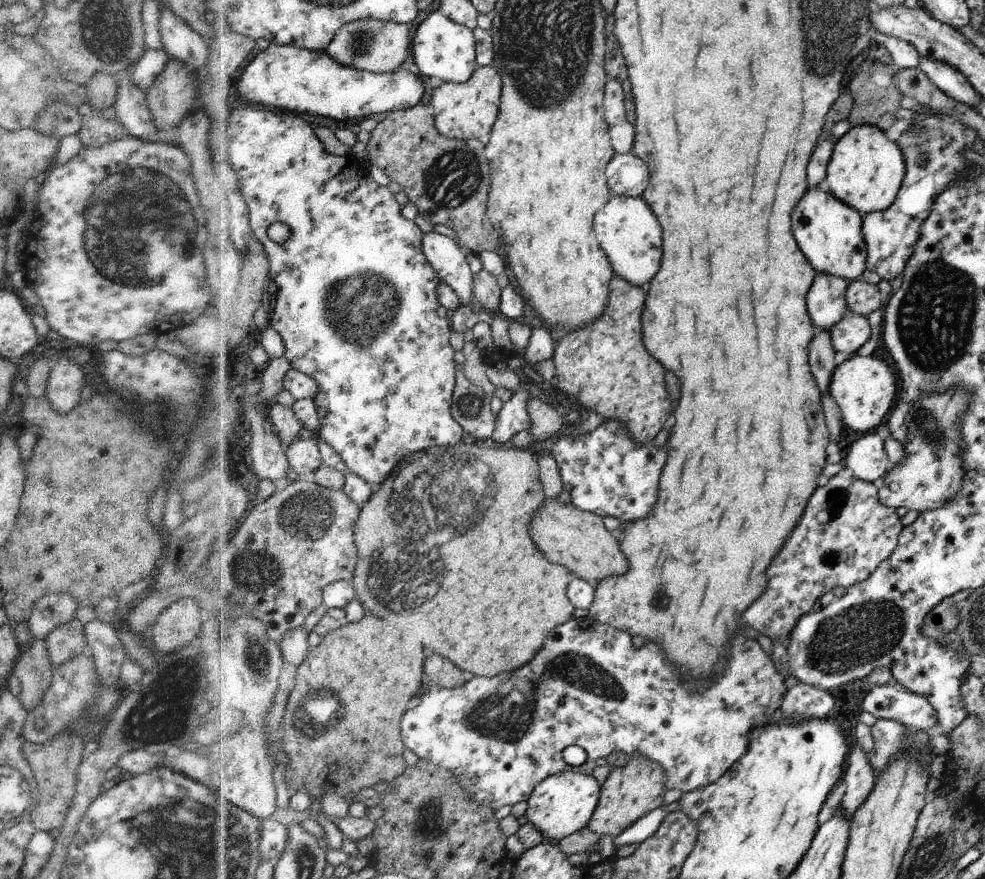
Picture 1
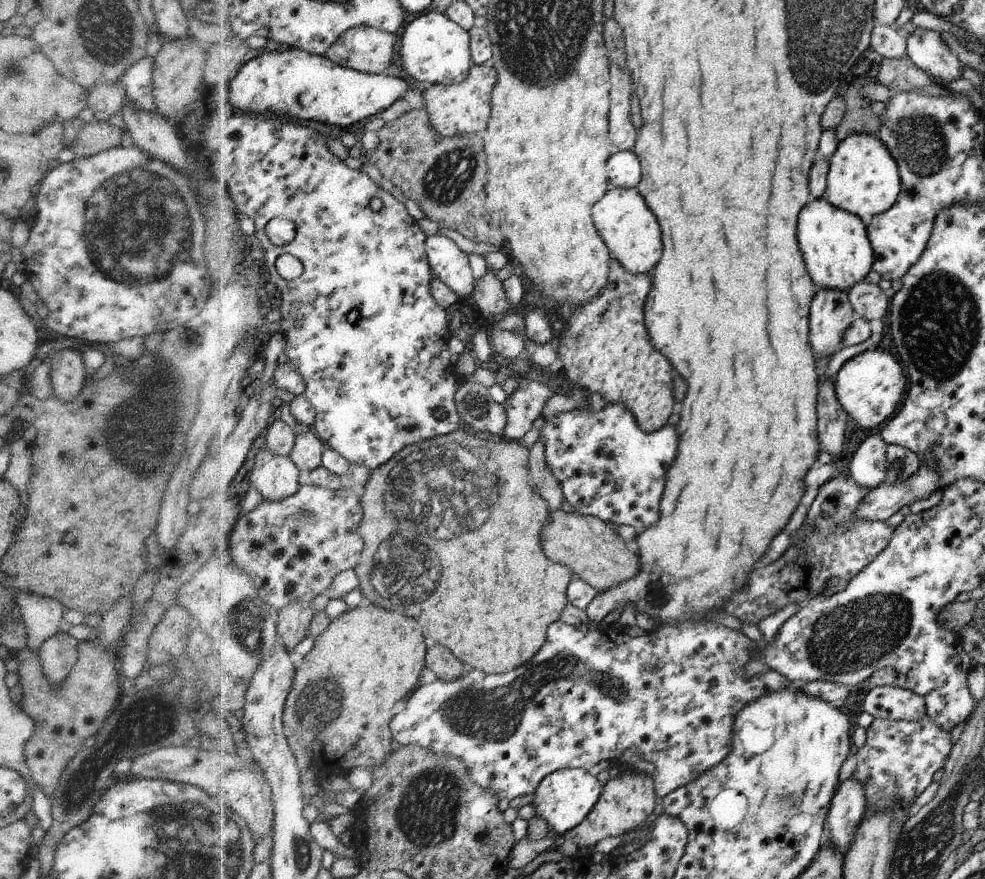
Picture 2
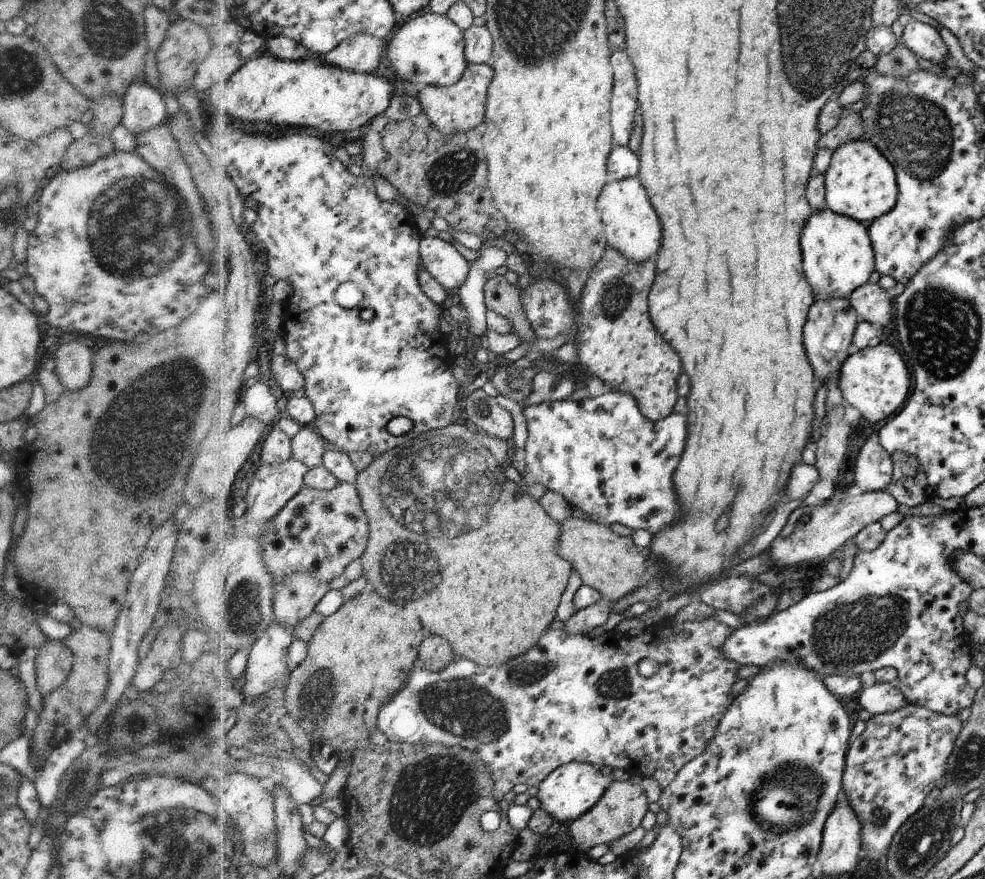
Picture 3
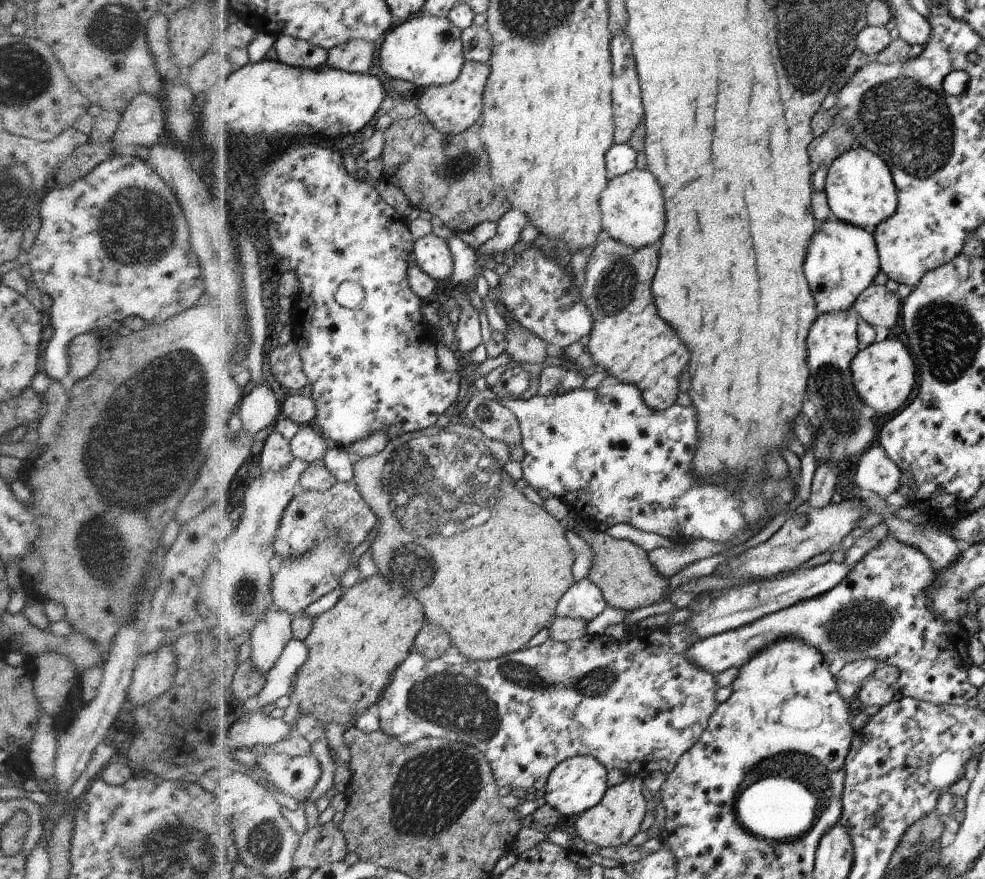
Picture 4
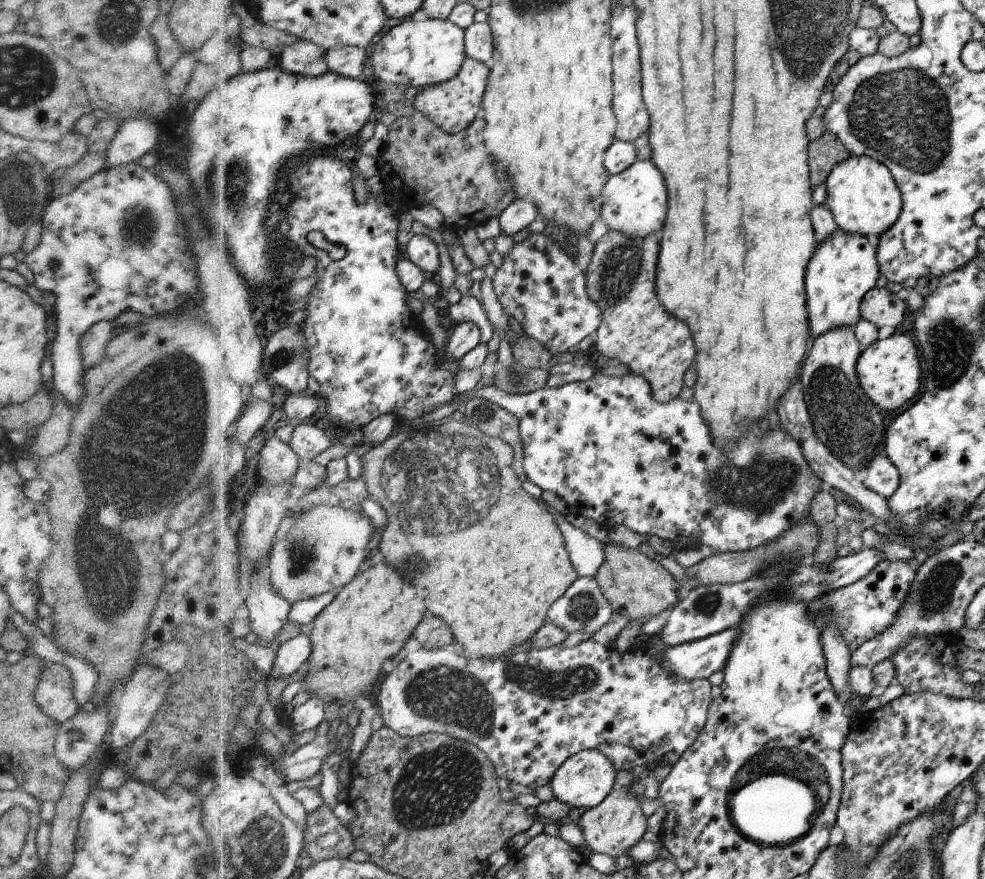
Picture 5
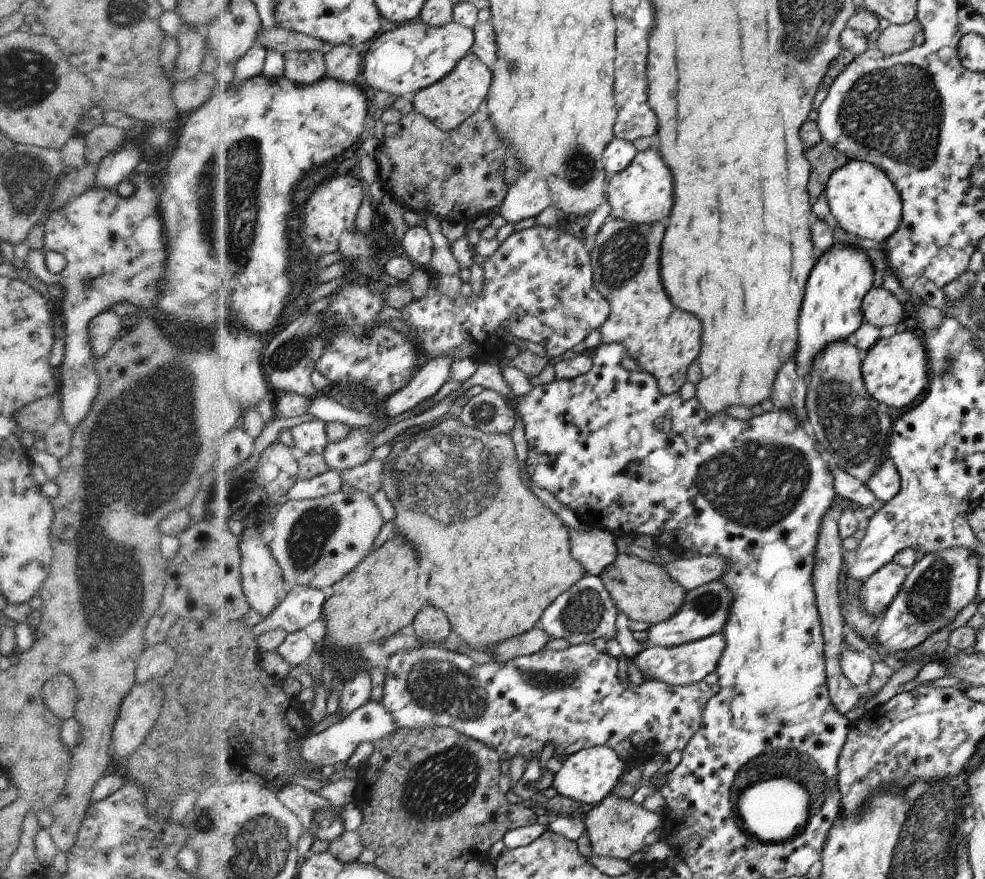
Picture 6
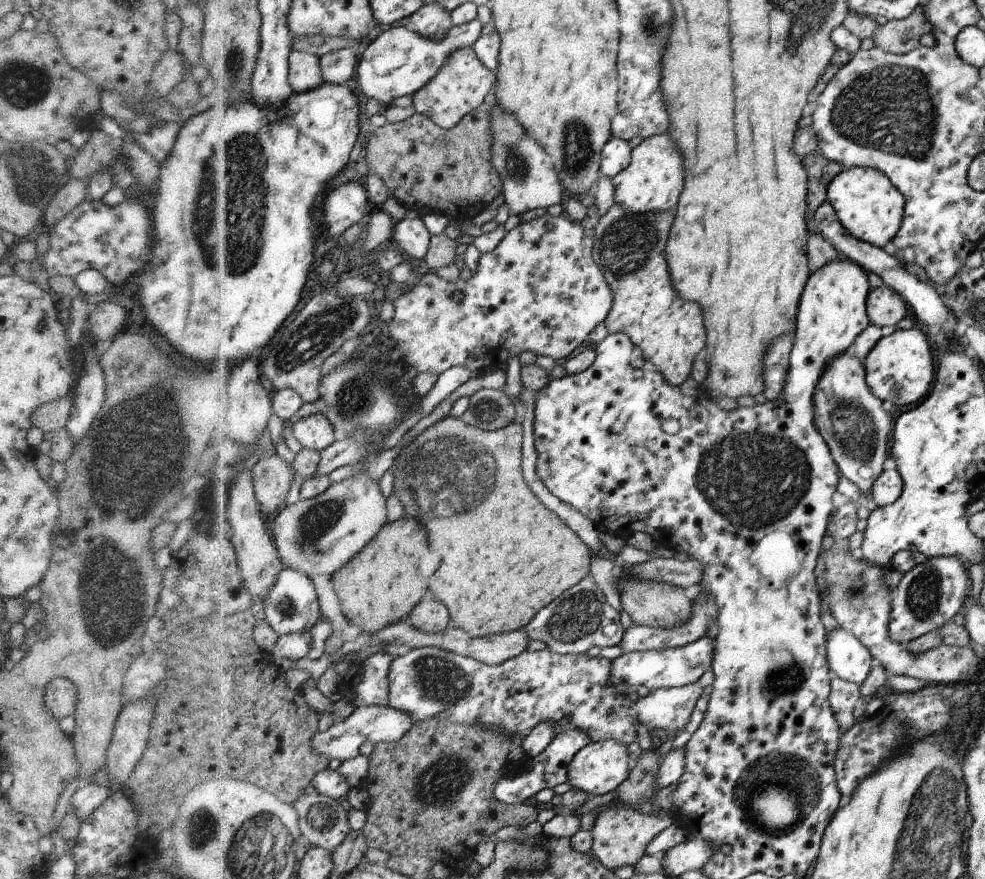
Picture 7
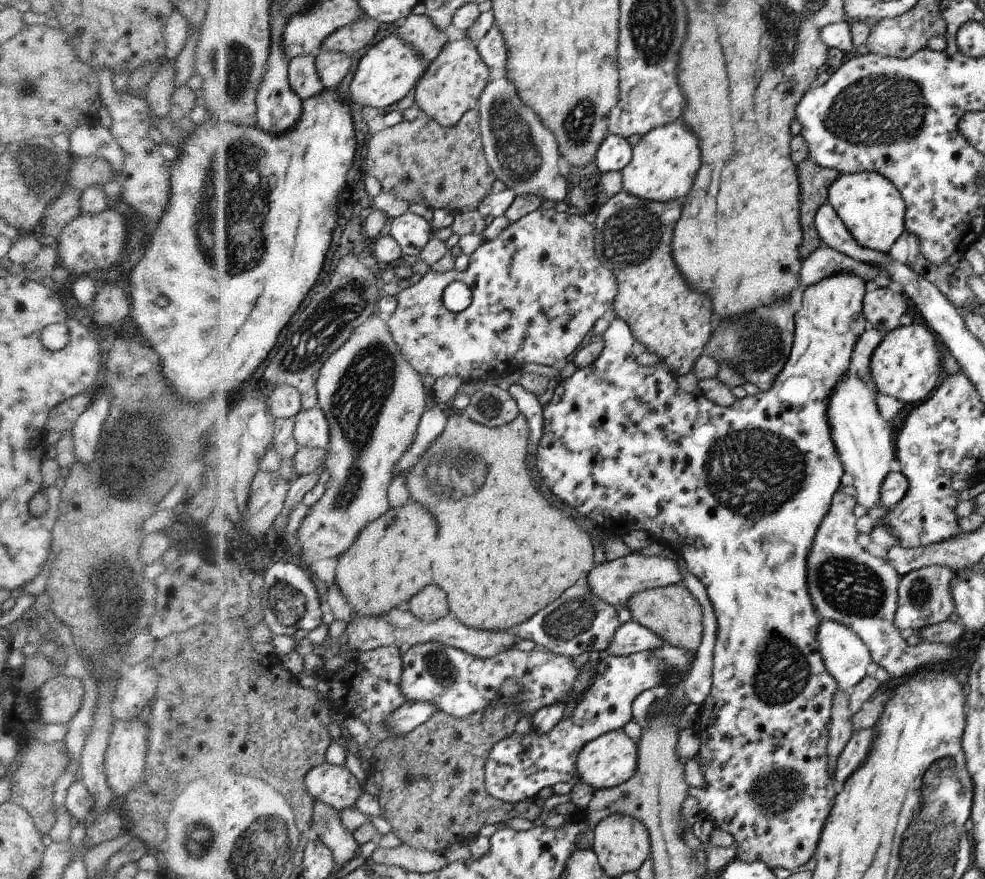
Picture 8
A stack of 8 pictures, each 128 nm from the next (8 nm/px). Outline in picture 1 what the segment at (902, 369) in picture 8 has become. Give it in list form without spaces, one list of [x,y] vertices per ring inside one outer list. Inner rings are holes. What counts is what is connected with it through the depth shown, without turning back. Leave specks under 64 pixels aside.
[[[855,354],[846,359],[835,370],[830,382],[830,396],[838,404],[844,426],[854,432],[869,433],[884,422],[884,416],[892,410],[896,396],[896,374],[884,360],[875,358],[874,354],[863,357]]]

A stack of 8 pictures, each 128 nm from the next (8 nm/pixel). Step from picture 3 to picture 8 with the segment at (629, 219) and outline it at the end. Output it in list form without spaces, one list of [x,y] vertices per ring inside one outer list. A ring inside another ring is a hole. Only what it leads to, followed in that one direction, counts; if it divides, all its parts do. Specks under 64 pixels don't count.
[[[680,120],[659,126],[642,137],[632,149],[630,162],[621,170],[622,190],[628,194],[651,200],[652,202],[670,202],[680,200],[690,192],[694,176],[700,168],[700,140],[696,134]]]

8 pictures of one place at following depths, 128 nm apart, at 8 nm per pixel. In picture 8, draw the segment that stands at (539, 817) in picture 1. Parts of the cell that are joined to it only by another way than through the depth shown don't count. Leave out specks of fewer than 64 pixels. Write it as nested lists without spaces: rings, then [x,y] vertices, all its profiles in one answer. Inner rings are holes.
[[[623,729],[601,734],[586,746],[578,756],[578,771],[584,784],[592,786],[595,791],[614,788],[628,782],[638,768],[638,745],[631,740]]]

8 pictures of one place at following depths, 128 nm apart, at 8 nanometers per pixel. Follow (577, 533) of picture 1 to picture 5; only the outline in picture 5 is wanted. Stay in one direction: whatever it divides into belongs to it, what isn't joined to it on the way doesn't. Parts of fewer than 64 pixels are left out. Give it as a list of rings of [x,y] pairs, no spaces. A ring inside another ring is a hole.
[[[606,544],[605,562],[597,571],[595,580],[600,586],[605,600],[611,604],[614,614],[622,614],[628,620],[639,621],[642,618],[650,619],[662,611],[678,603],[676,594],[676,580],[668,570],[664,570],[657,560],[650,560],[637,549],[630,549],[618,544]]]

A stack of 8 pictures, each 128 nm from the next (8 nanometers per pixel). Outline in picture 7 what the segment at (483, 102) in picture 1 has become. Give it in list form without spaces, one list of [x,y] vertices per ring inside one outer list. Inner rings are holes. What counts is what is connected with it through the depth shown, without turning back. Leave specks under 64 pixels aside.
[[[474,47],[459,50],[458,53],[452,54],[451,61],[444,66],[443,72],[414,95],[415,109],[418,113],[431,115],[445,129],[454,128],[468,113],[484,102],[484,98],[494,86],[494,78],[494,72],[490,72],[490,68],[480,62]]]

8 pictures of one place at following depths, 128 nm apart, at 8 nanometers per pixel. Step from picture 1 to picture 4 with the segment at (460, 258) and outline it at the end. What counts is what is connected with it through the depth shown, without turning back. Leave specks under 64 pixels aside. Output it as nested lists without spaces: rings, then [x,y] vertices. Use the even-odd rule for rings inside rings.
[[[430,234],[417,241],[414,250],[418,265],[430,273],[441,285],[454,276],[456,264],[450,244],[444,238]]]

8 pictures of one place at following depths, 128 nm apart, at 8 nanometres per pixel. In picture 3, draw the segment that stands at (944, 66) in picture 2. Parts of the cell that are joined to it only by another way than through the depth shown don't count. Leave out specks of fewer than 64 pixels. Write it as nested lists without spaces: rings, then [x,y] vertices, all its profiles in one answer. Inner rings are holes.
[[[916,19],[903,27],[900,40],[908,47],[908,50],[916,54],[916,58],[938,65],[946,65],[949,62],[950,52],[938,30]]]

